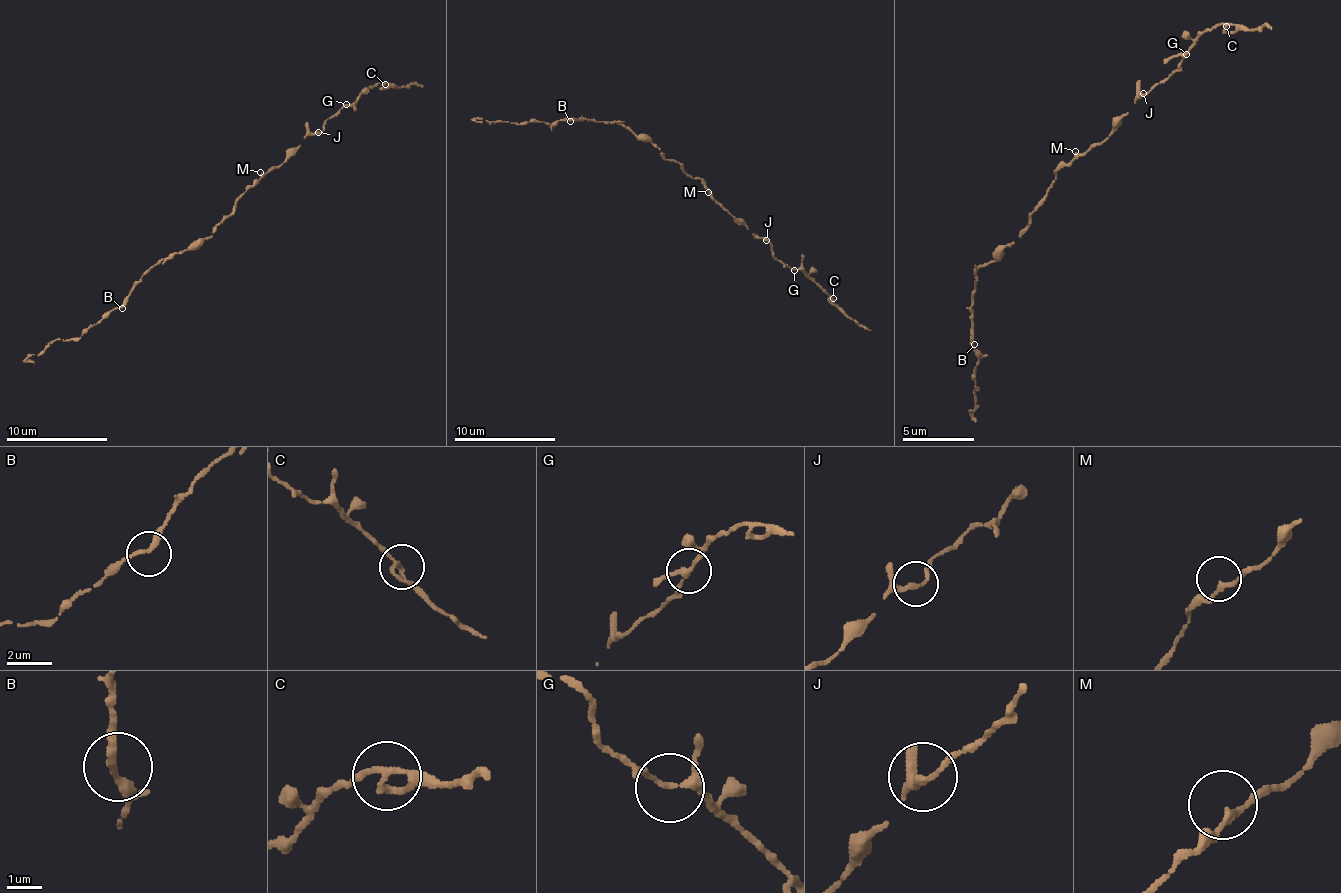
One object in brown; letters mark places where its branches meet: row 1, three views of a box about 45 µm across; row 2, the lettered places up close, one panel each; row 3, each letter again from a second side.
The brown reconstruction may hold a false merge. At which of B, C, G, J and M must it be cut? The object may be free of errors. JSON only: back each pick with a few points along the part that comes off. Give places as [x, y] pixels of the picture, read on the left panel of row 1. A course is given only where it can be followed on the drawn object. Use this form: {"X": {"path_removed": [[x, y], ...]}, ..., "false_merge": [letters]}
{"false_merge": []}

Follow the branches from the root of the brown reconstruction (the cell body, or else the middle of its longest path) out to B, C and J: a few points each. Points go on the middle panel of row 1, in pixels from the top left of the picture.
B: (681, 169), (676, 161), (665, 159), (655, 146), (638, 139), (615, 121), (587, 118), (570, 121)
C: (681, 169), (698, 179), (751, 234), (761, 237), (779, 260), (792, 270), (802, 270), (832, 298)
J: (681, 169), (698, 179), (751, 234), (766, 240)

